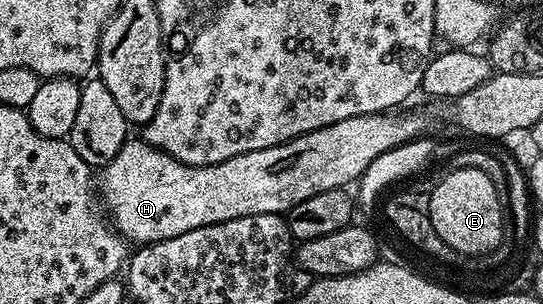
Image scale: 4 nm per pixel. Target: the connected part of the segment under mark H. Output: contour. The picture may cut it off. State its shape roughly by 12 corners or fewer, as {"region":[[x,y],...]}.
{"region":[[349,116],[221,164],[129,140],[97,190],[131,244],[286,215],[424,137]]}

